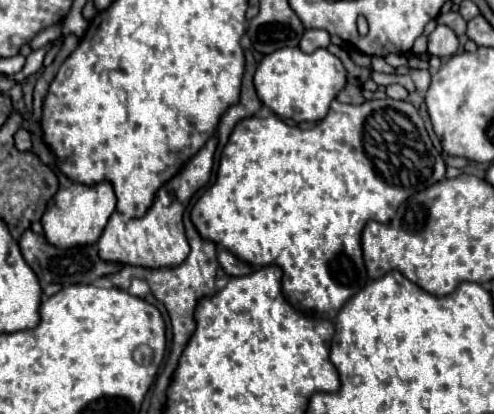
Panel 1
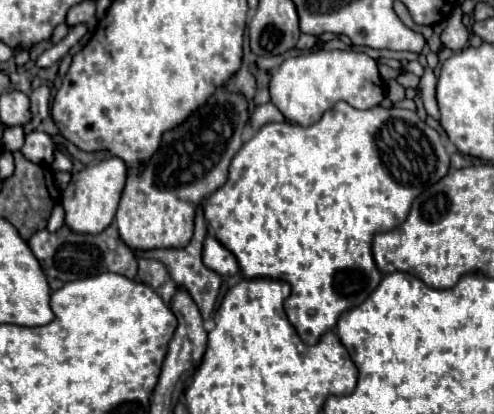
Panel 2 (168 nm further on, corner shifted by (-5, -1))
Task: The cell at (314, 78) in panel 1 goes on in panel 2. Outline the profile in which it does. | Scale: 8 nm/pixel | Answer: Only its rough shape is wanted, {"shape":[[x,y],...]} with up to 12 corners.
{"shape":[[316,49],[284,59],[272,103],[308,127],[338,101],[378,107],[378,63]]}

